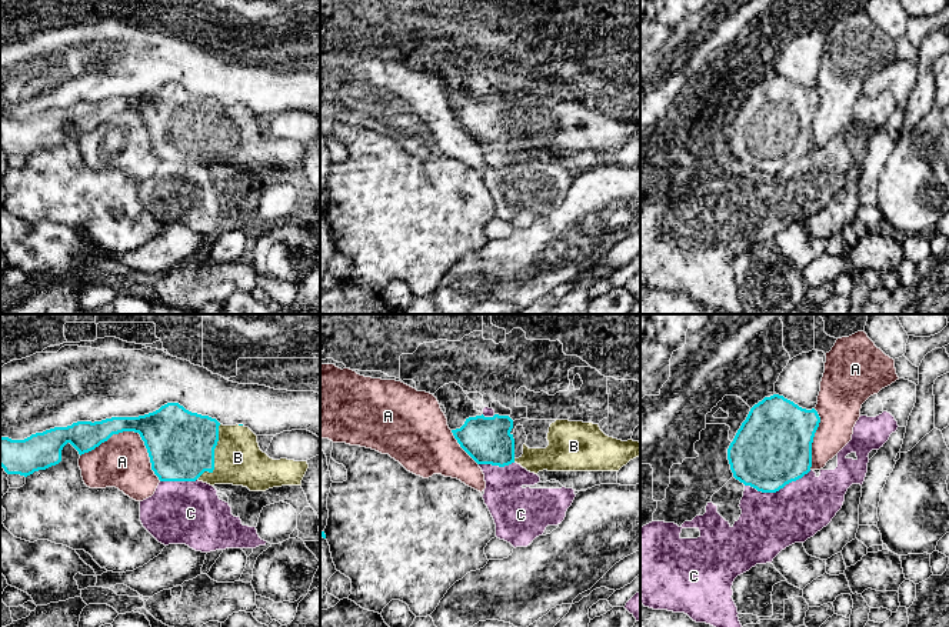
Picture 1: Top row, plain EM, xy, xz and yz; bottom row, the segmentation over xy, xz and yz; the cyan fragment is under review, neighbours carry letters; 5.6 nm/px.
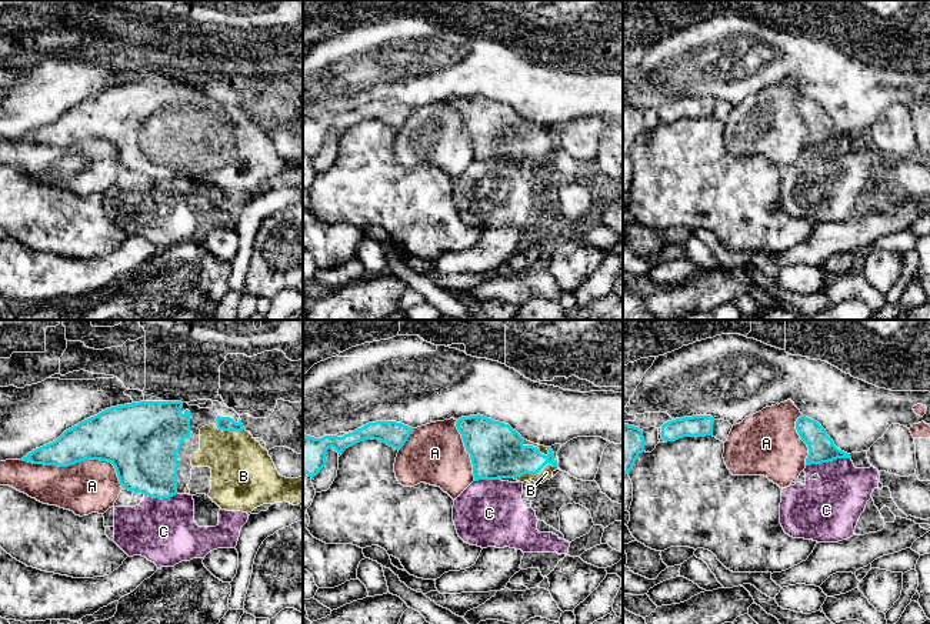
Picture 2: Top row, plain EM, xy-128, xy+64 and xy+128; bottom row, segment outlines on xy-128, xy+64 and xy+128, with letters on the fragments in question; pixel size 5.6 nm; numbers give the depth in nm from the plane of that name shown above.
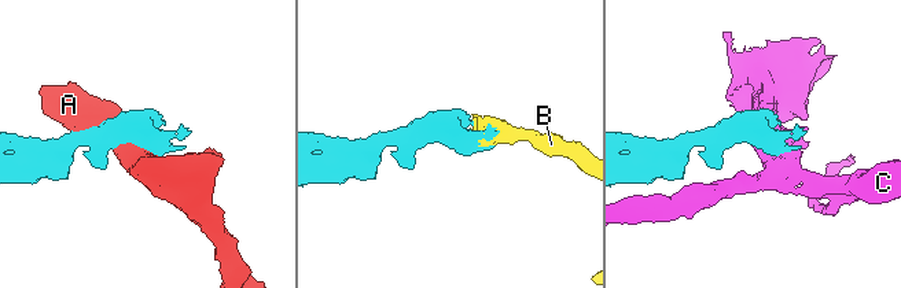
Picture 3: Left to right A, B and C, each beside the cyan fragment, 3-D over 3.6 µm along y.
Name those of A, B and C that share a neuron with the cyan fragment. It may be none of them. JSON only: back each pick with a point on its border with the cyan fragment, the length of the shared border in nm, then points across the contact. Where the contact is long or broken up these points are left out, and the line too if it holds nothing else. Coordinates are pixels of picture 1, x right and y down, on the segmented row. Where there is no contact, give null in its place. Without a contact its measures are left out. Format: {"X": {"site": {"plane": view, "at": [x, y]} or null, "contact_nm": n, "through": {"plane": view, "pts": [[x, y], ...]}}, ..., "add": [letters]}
{"B": {"site": {"plane": "xy", "at": [213, 456]}, "contact_nm": 340}, "add": ["B"]}

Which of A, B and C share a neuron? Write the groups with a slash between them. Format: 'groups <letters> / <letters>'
groups A / B / C

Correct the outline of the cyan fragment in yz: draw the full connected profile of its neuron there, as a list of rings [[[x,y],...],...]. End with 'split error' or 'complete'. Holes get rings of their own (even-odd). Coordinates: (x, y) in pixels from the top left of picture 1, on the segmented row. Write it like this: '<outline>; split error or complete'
[[[773,394],[755,404],[727,448],[733,477],[762,493],[776,493],[802,478],[812,467],[812,443],[820,417],[815,408],[806,410]]]; complete

